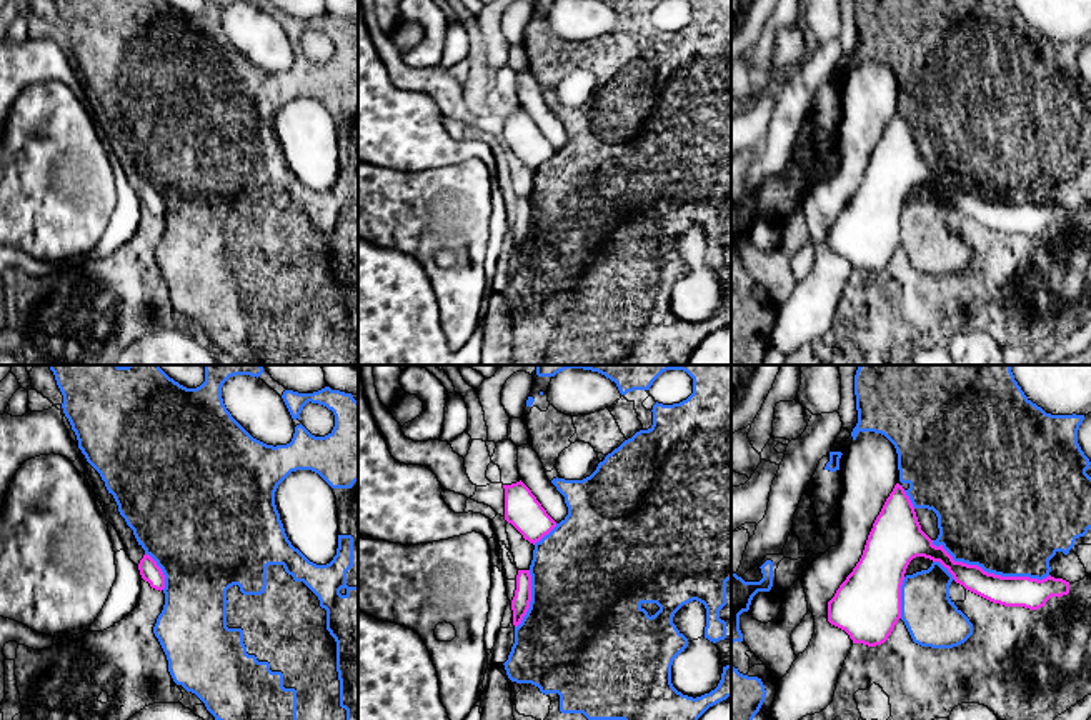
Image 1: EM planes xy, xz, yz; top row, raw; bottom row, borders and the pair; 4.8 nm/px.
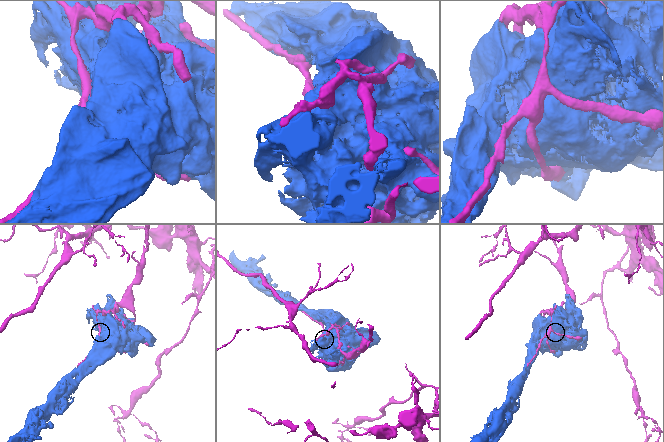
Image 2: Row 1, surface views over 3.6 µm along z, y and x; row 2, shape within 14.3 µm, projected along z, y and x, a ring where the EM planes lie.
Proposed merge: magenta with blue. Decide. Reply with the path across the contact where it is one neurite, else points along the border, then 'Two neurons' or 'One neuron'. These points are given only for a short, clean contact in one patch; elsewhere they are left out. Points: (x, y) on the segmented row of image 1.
Two neurons

